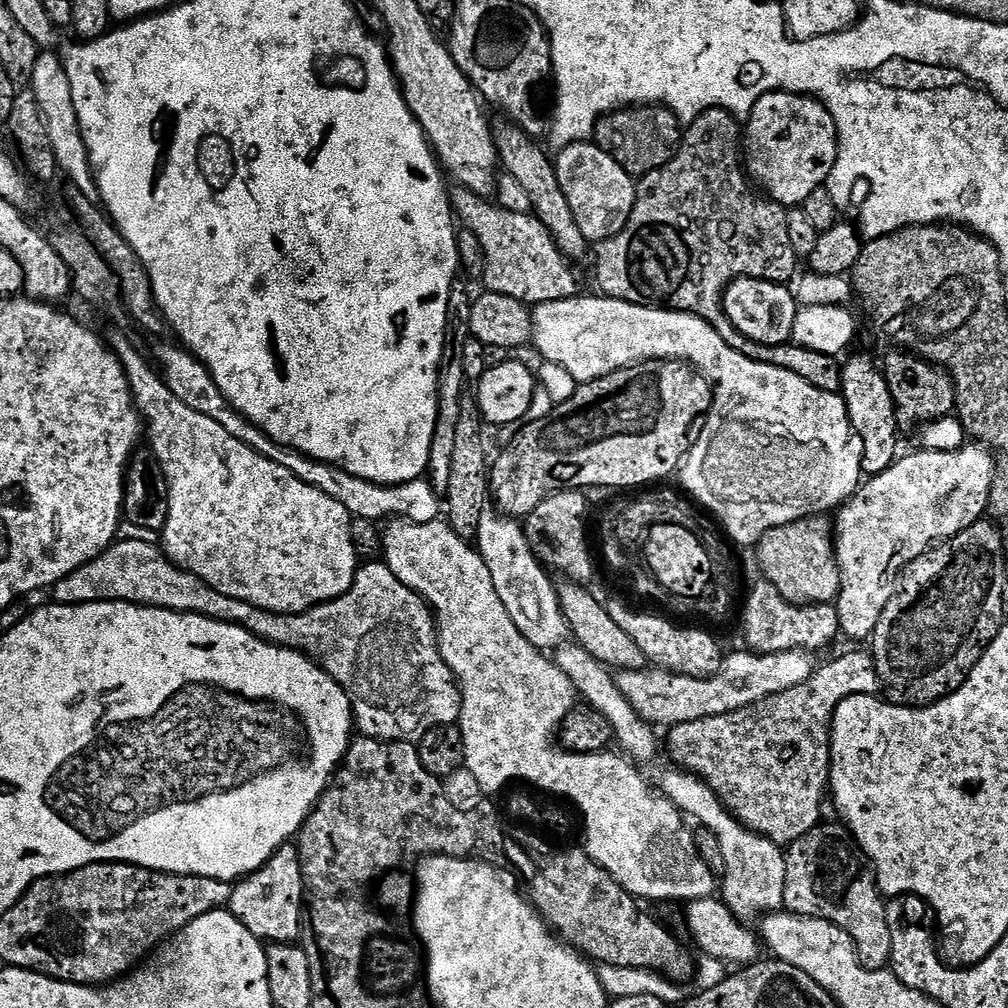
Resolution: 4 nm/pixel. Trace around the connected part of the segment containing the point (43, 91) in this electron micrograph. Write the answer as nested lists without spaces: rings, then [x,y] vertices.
[[[52,50],[41,51],[38,62],[34,62],[34,74],[30,90],[34,98],[38,98],[38,110],[42,110],[42,118],[46,122],[46,130],[50,134],[50,143],[54,149],[54,158],[58,158],[61,173],[68,178],[73,187],[82,190],[86,198],[99,201],[100,191],[96,185],[96,175],[90,166],[90,154],[86,150],[86,142],[82,138],[82,130],[78,126],[78,110],[74,110],[74,94],[70,94],[70,78],[64,69],[63,59]]]

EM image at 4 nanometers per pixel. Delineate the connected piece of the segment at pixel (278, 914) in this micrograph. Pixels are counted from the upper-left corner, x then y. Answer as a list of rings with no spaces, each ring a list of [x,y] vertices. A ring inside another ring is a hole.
[[[292,842],[283,844],[257,872],[235,881],[226,908],[261,942],[297,943],[300,940],[300,920],[304,916],[304,879],[299,847]]]

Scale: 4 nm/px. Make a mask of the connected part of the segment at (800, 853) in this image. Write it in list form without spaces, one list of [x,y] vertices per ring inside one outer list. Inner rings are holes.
[[[835,823],[816,824],[806,834],[802,834],[802,838],[787,845],[784,854],[786,862],[784,908],[793,912],[795,916],[813,916],[834,922],[834,926],[838,926],[842,930],[846,930],[846,934],[850,934],[856,947],[856,957],[859,958],[862,966],[866,966],[870,970],[887,969],[892,959],[892,939],[888,925],[890,913],[884,909],[885,897],[876,884],[876,874],[872,871],[872,865],[869,864],[864,851],[861,850],[843,823]]]

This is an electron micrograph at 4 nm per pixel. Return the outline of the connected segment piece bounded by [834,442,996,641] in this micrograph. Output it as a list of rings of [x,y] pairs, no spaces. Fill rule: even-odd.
[[[966,442],[958,450],[950,450],[949,452],[915,451],[910,453],[909,456],[901,455],[893,461],[888,469],[877,476],[865,479],[860,487],[856,489],[856,494],[850,497],[835,513],[835,516],[837,516],[836,520],[834,516],[834,547],[838,570],[840,571],[840,594],[836,597],[834,603],[840,619],[840,631],[845,637],[848,635],[852,640],[867,641],[871,637],[872,631],[878,626],[878,618],[882,618],[882,610],[886,610],[886,602],[890,602],[892,591],[896,589],[896,576],[904,569],[905,564],[909,564],[911,560],[921,556],[923,552],[928,551],[937,542],[957,536],[962,529],[967,528],[968,525],[974,522],[978,522],[988,512],[990,486],[996,473],[996,457],[985,445],[979,442]]]

